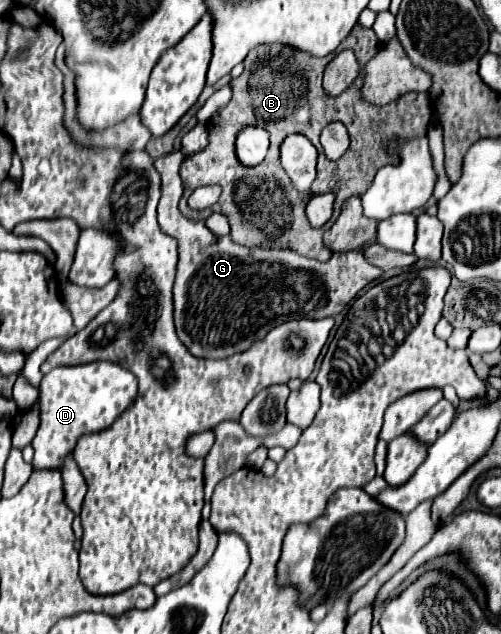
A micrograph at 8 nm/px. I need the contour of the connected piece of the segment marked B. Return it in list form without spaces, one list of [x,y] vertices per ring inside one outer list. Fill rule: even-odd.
[[[263,45],[263,47],[255,47],[247,57],[245,57],[245,71],[241,77],[231,79],[231,87],[233,87],[233,99],[229,101],[229,105],[225,109],[221,109],[217,115],[213,115],[213,119],[209,123],[209,145],[195,153],[185,157],[185,161],[181,163],[181,179],[183,179],[183,197],[179,203],[181,213],[187,219],[193,221],[201,221],[201,213],[195,213],[187,207],[187,199],[189,195],[201,187],[201,185],[221,185],[223,187],[223,215],[227,215],[229,225],[231,225],[231,239],[239,245],[245,247],[259,247],[259,245],[271,245],[273,239],[279,237],[279,249],[293,249],[305,257],[313,257],[317,261],[327,261],[331,257],[331,251],[323,245],[323,233],[331,227],[331,225],[323,225],[319,229],[313,229],[305,217],[305,199],[293,189],[287,173],[281,169],[279,163],[279,145],[281,141],[289,135],[289,133],[303,133],[305,137],[309,137],[309,141],[317,147],[319,151],[319,163],[317,163],[317,179],[313,181],[313,193],[335,193],[335,209],[333,209],[333,217],[331,221],[337,219],[339,209],[343,205],[345,199],[353,197],[353,195],[363,195],[367,191],[367,187],[371,185],[375,173],[377,173],[377,163],[375,163],[375,153],[371,151],[371,147],[367,147],[365,143],[369,143],[367,139],[385,139],[385,141],[395,141],[395,143],[403,143],[405,139],[415,139],[415,137],[423,137],[427,135],[427,125],[431,121],[431,103],[429,103],[429,95],[425,97],[425,93],[407,93],[403,97],[399,97],[397,101],[385,105],[385,107],[373,107],[365,101],[361,101],[359,97],[359,85],[353,85],[349,91],[337,95],[337,97],[329,97],[323,87],[321,87],[321,79],[323,79],[323,69],[325,65],[333,59],[335,53],[325,55],[325,57],[311,57],[303,51],[295,51],[287,45]],[[333,121],[341,121],[351,137],[351,147],[347,149],[347,153],[339,159],[339,161],[329,161],[325,157],[325,153],[321,151],[321,143],[319,143],[319,135],[321,129],[327,127]],[[255,125],[255,127],[263,127],[269,131],[271,135],[271,147],[269,153],[265,157],[265,161],[257,167],[245,167],[239,163],[237,155],[235,155],[235,141],[241,129]]]

